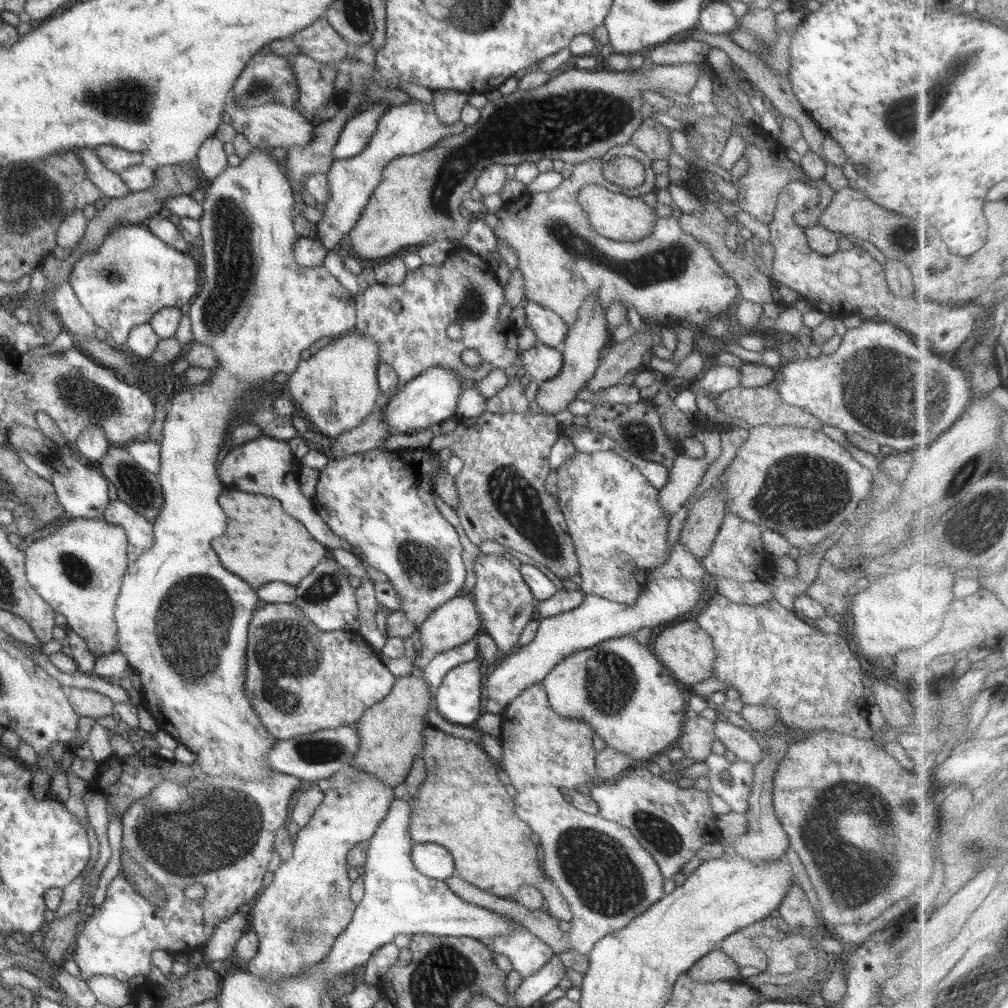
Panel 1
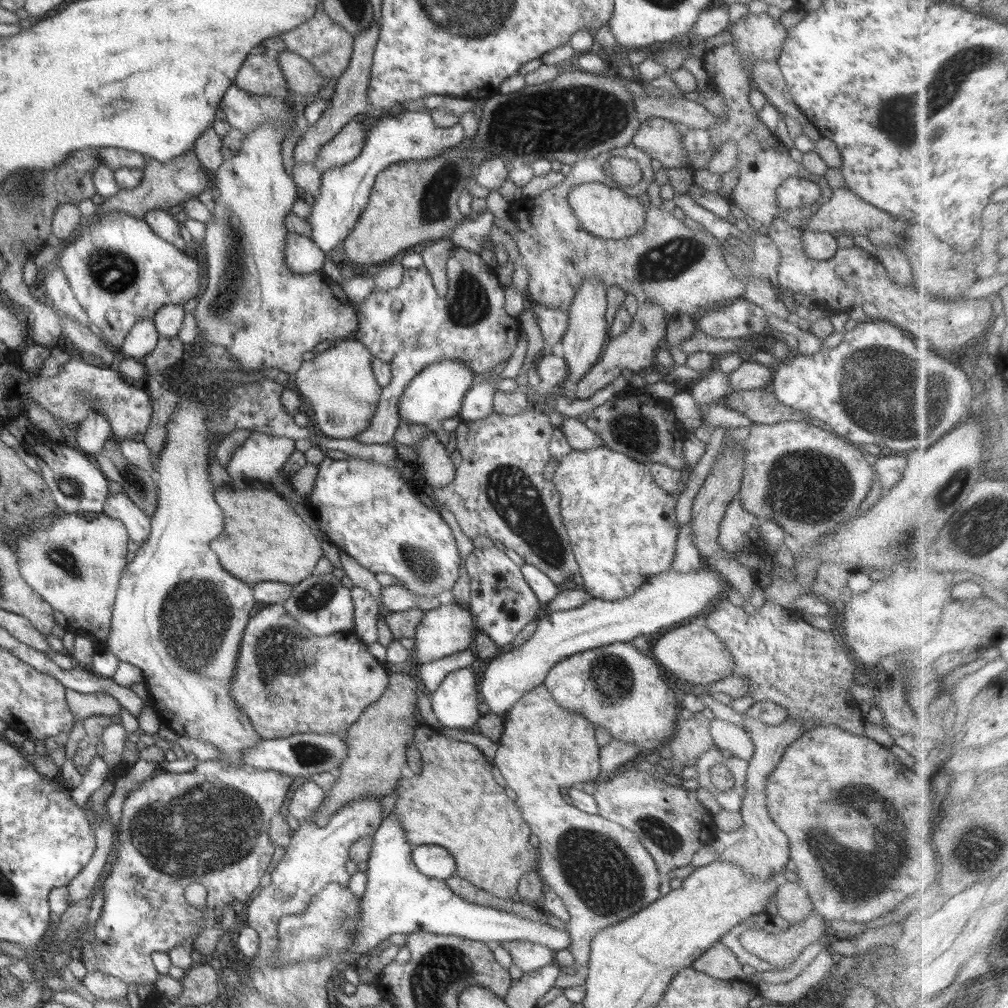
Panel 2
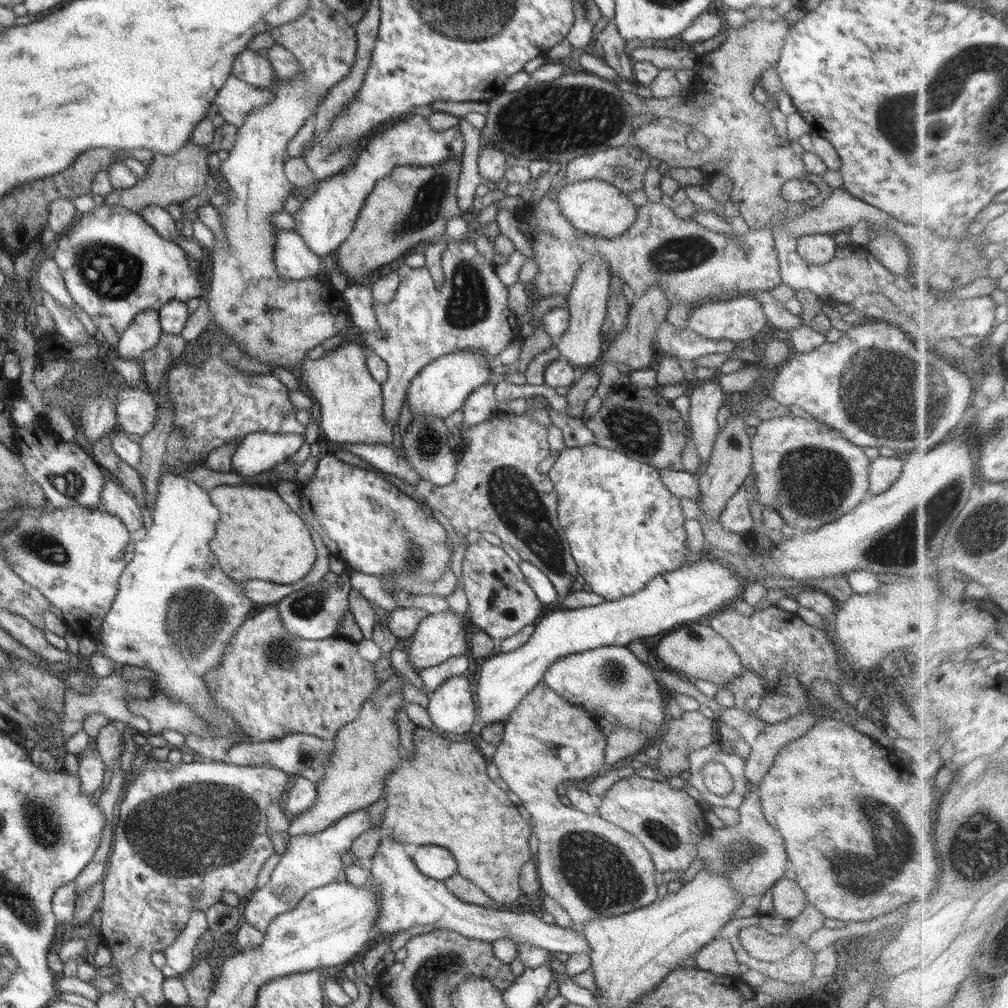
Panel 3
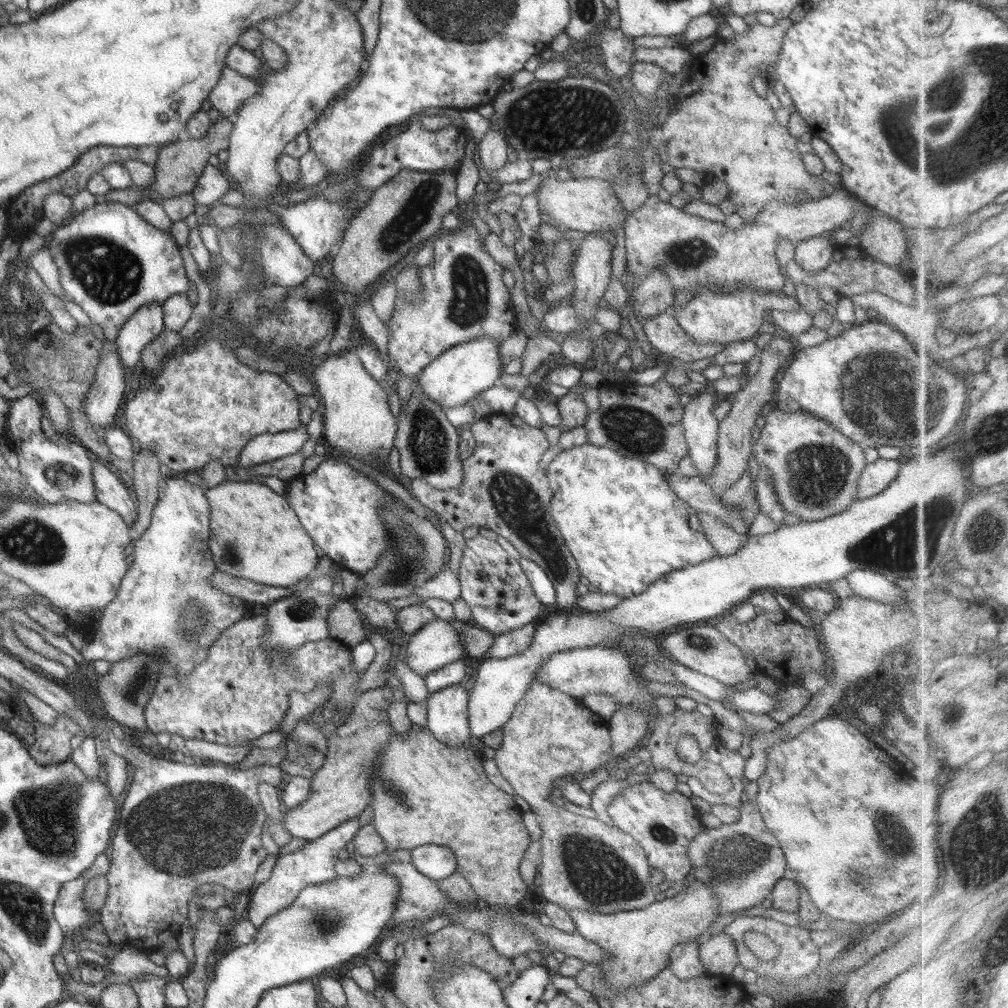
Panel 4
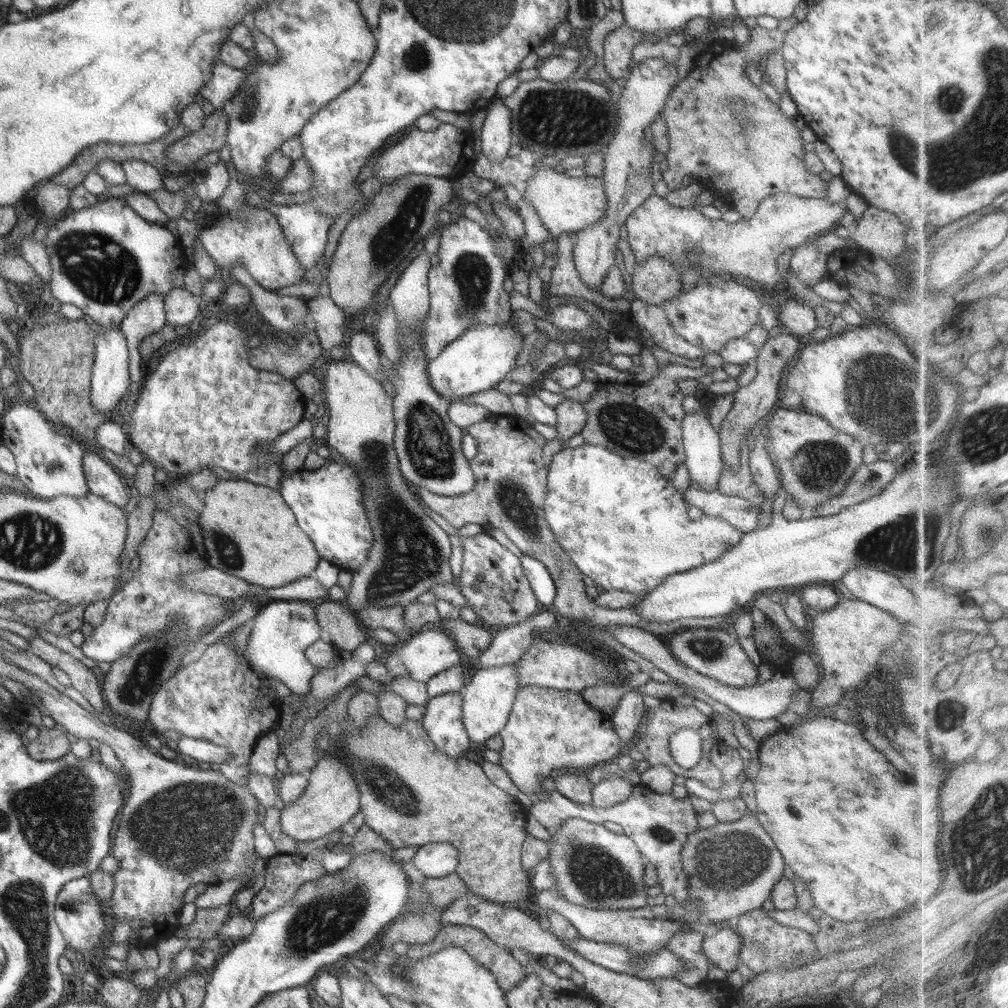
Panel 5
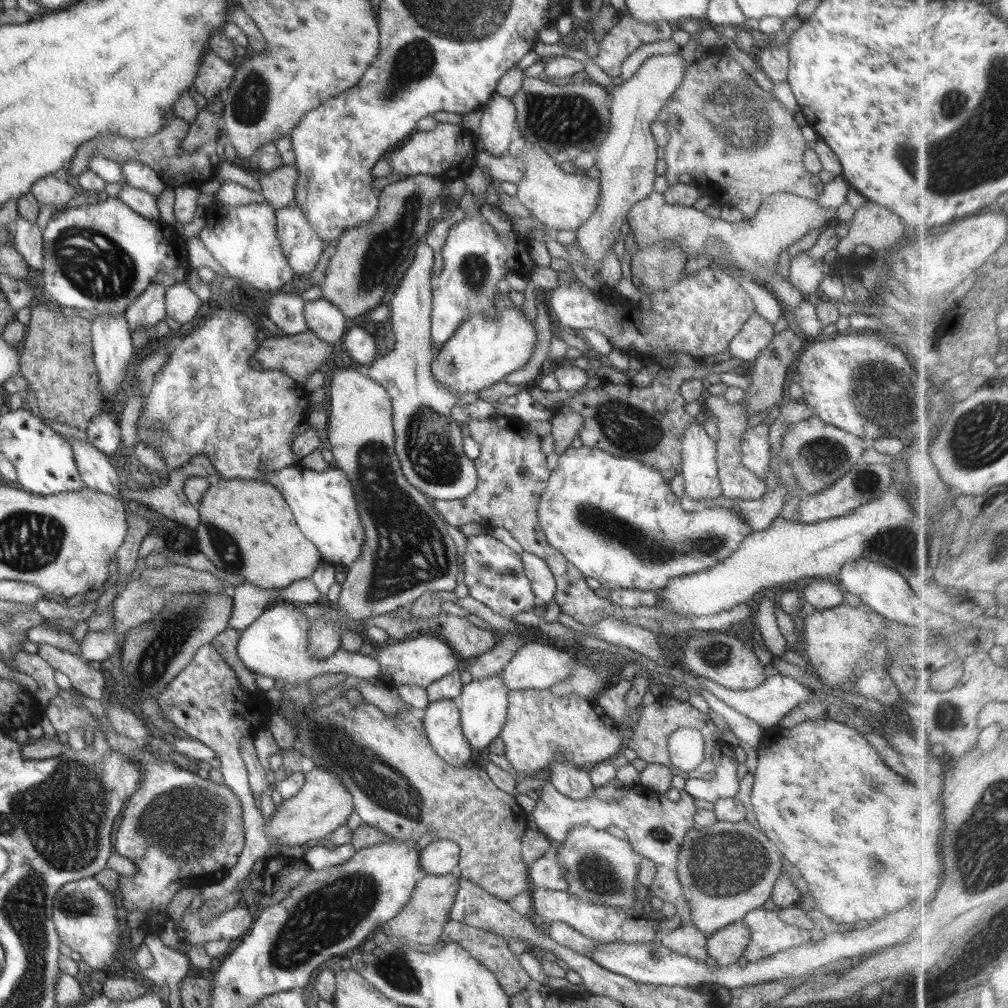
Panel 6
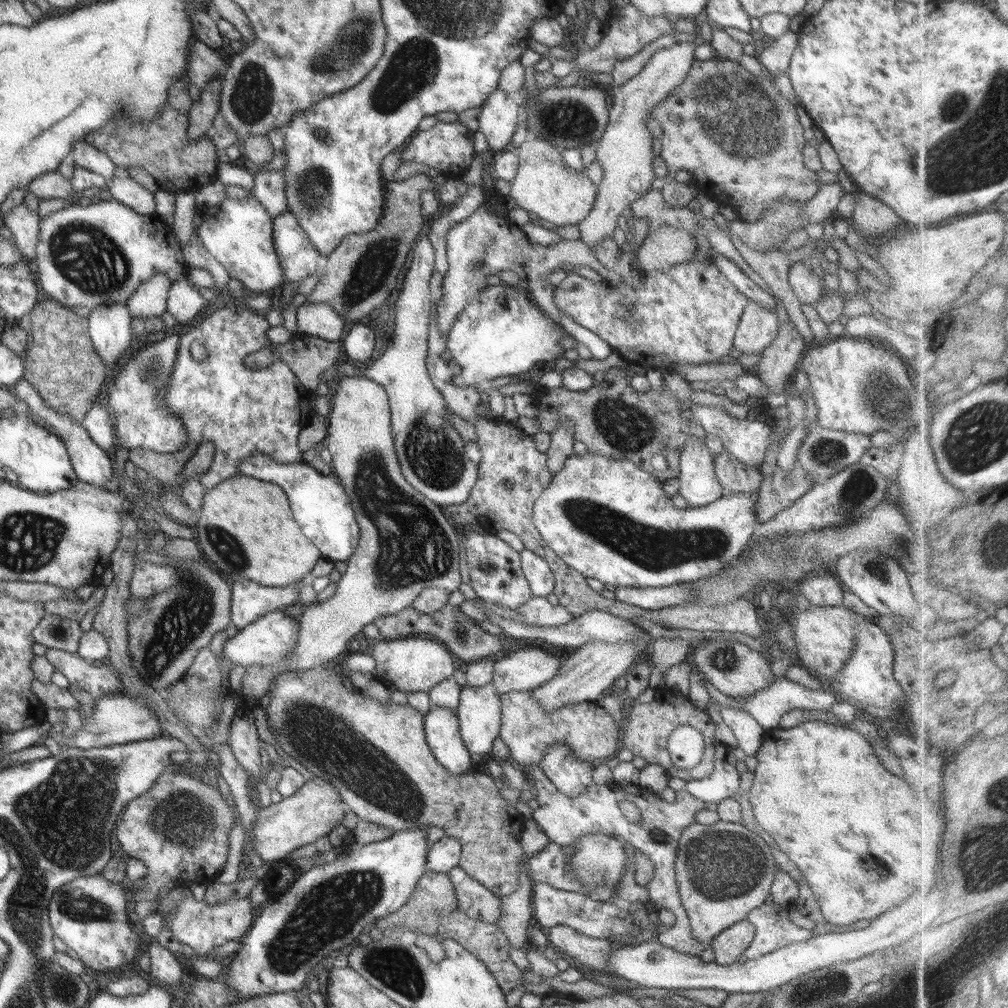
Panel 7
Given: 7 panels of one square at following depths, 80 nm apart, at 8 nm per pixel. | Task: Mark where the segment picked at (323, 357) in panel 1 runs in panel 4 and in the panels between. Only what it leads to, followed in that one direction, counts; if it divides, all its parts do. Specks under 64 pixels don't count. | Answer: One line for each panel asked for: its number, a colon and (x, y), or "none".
2: (339, 384)
3: (351, 404)
4: (357, 419)

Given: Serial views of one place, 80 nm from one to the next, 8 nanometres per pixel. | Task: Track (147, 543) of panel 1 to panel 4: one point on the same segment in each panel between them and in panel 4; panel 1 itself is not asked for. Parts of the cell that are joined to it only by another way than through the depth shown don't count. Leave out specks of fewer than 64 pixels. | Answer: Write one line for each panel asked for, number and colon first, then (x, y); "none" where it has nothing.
2: (119, 507)
3: (114, 501)
4: (110, 490)

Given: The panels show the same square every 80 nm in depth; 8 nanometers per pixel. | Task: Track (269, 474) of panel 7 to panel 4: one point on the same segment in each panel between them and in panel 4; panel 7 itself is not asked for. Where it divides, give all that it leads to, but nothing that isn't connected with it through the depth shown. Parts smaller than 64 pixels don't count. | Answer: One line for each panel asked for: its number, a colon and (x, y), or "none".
4: (336, 503)
5: (328, 504)
6: (323, 502)

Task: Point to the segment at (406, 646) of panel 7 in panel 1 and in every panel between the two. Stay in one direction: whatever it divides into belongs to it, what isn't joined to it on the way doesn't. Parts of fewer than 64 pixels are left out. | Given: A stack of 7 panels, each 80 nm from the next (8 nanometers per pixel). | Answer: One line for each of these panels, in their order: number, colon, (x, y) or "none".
1: (457, 622)
2: (448, 629)
3: (440, 636)
4: (437, 644)
5: (426, 653)
6: (421, 661)

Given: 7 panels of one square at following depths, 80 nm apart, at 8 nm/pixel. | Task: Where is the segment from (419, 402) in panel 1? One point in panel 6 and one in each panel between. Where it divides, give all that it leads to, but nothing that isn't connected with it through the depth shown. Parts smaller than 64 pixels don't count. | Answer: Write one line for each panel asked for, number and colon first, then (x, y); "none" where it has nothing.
2: (435, 394)
3: (440, 388)
4: (459, 374)
5: (484, 355)
6: (481, 352)

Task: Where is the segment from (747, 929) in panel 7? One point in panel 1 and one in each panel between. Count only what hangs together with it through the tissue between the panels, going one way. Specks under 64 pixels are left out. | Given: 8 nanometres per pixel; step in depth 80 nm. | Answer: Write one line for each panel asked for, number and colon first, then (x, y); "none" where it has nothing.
1: (715, 966)
2: (719, 961)
3: (718, 957)
4: (717, 952)
5: (722, 949)
6: (726, 945)

